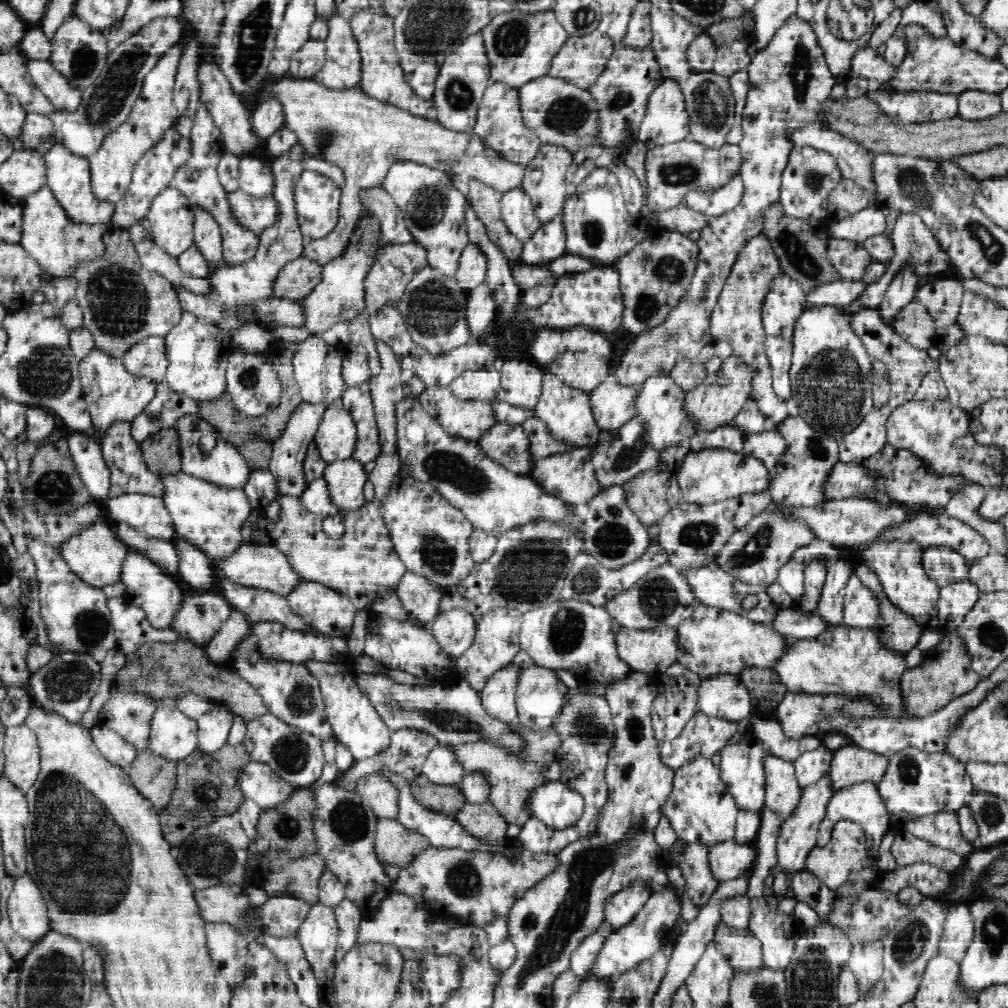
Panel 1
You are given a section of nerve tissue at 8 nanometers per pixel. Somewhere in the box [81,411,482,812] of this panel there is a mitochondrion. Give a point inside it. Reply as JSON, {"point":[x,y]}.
{"point":[437,553]}

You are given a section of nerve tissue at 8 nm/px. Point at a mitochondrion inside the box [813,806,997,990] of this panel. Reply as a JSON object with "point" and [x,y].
{"point":[908,945]}

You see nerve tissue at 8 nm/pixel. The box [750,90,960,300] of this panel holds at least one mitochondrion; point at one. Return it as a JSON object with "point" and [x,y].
{"point":[799,252]}

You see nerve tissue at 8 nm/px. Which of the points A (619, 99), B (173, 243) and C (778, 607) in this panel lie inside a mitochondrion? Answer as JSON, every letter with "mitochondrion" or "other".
{"A":"mitochondrion","B":"other","C":"other"}

